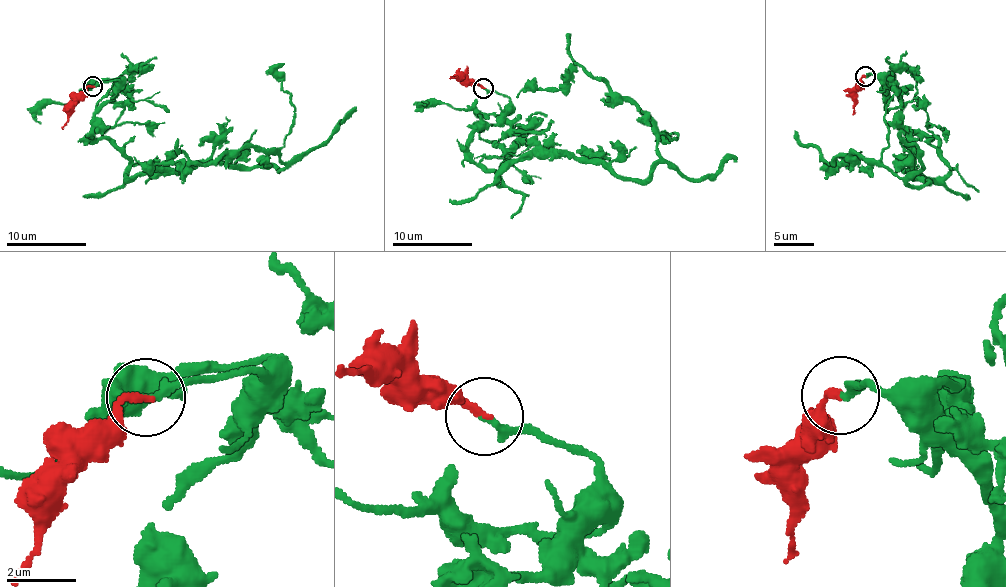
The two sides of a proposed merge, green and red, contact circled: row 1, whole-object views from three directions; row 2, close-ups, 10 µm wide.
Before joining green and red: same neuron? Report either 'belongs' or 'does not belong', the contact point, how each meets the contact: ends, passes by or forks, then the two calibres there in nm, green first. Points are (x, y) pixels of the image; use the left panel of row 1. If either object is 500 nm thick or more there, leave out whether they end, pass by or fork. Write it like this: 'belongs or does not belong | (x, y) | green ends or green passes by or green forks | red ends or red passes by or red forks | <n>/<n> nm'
belongs | (93, 86) | green ends | red ends | 240/190 nm

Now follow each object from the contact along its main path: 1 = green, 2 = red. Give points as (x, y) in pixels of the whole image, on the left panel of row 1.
1: (93, 85), (118, 81), (89, 135), (133, 179), (285, 166), (252, 147), (185, 168), (133, 157)
2: (93, 85), (74, 106), (62, 128)

